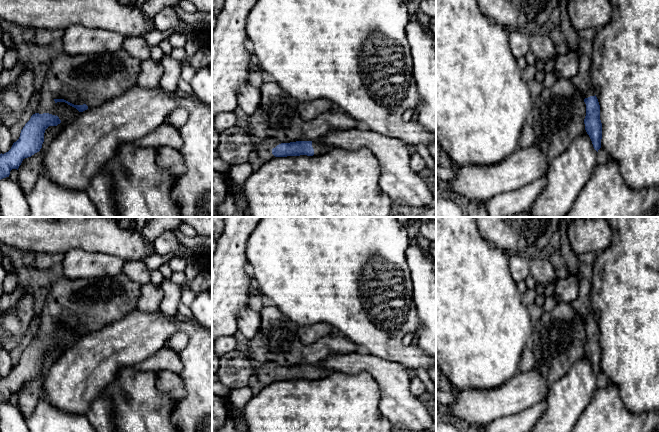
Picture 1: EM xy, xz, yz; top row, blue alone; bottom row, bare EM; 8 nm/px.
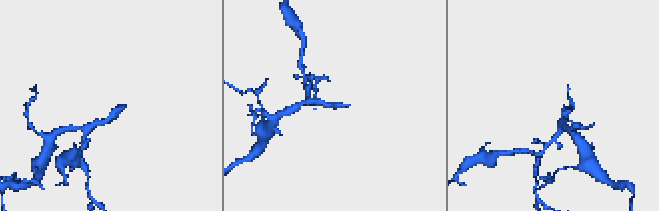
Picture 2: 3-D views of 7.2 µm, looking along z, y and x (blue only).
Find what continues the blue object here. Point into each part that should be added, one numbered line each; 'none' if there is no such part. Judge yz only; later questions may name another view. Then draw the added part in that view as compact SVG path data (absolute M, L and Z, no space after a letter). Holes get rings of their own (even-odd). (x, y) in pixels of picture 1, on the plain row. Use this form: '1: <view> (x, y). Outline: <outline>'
1: yz (582, 304). Outline: M584 279L578 284L578 289L578 295L571 306L578 312L584 323L595 320L596 317L590 300L591 282Z

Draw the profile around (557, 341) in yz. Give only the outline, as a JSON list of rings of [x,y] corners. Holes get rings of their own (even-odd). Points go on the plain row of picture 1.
[[[558,303],[534,323],[529,345],[536,358],[535,369],[546,378],[547,385],[563,377],[579,359],[584,358],[586,328],[578,312],[567,303]]]

